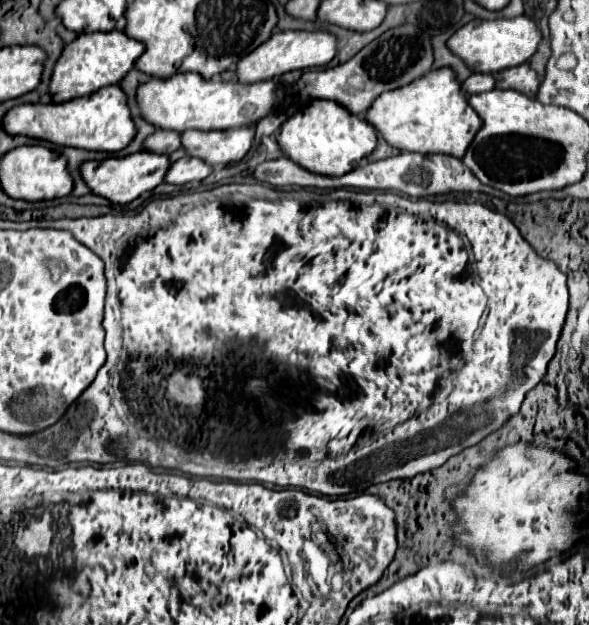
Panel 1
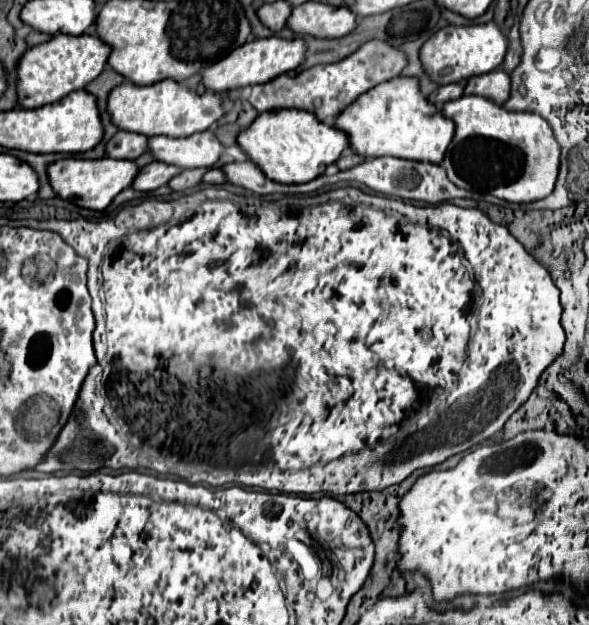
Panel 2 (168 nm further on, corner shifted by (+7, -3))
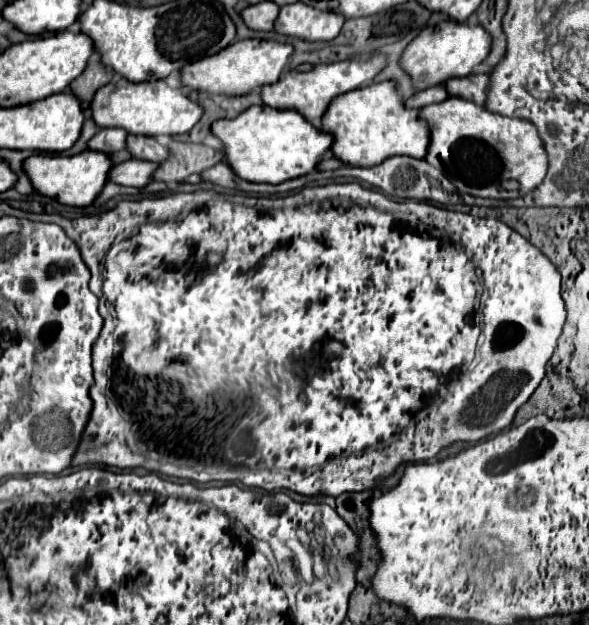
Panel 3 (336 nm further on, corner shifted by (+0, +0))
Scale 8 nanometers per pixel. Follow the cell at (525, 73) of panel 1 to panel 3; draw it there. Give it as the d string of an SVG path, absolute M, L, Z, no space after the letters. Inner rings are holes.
M470 75L446 81L446 89L450 95L474 101L478 105L484 105L488 95L488 85L490 85L490 75Z

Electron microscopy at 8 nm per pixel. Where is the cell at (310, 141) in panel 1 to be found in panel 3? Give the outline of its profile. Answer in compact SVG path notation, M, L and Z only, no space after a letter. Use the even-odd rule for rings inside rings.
M254 105L234 119L216 121L212 133L224 143L230 167L242 179L254 183L284 183L312 173L334 143L330 133L312 127L298 111L280 111L266 105Z

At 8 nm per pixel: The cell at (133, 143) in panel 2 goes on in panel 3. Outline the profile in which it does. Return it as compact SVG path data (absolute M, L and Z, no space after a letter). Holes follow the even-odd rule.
M100 129L90 141L88 147L92 151L102 151L102 153L116 153L126 149L126 137L128 133L124 129Z

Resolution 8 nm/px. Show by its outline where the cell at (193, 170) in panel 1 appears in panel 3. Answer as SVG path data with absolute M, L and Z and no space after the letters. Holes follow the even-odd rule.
M130 159L112 169L110 181L118 183L118 185L128 185L128 187L146 187L152 181L152 171L156 171L156 169L158 169L156 163Z

